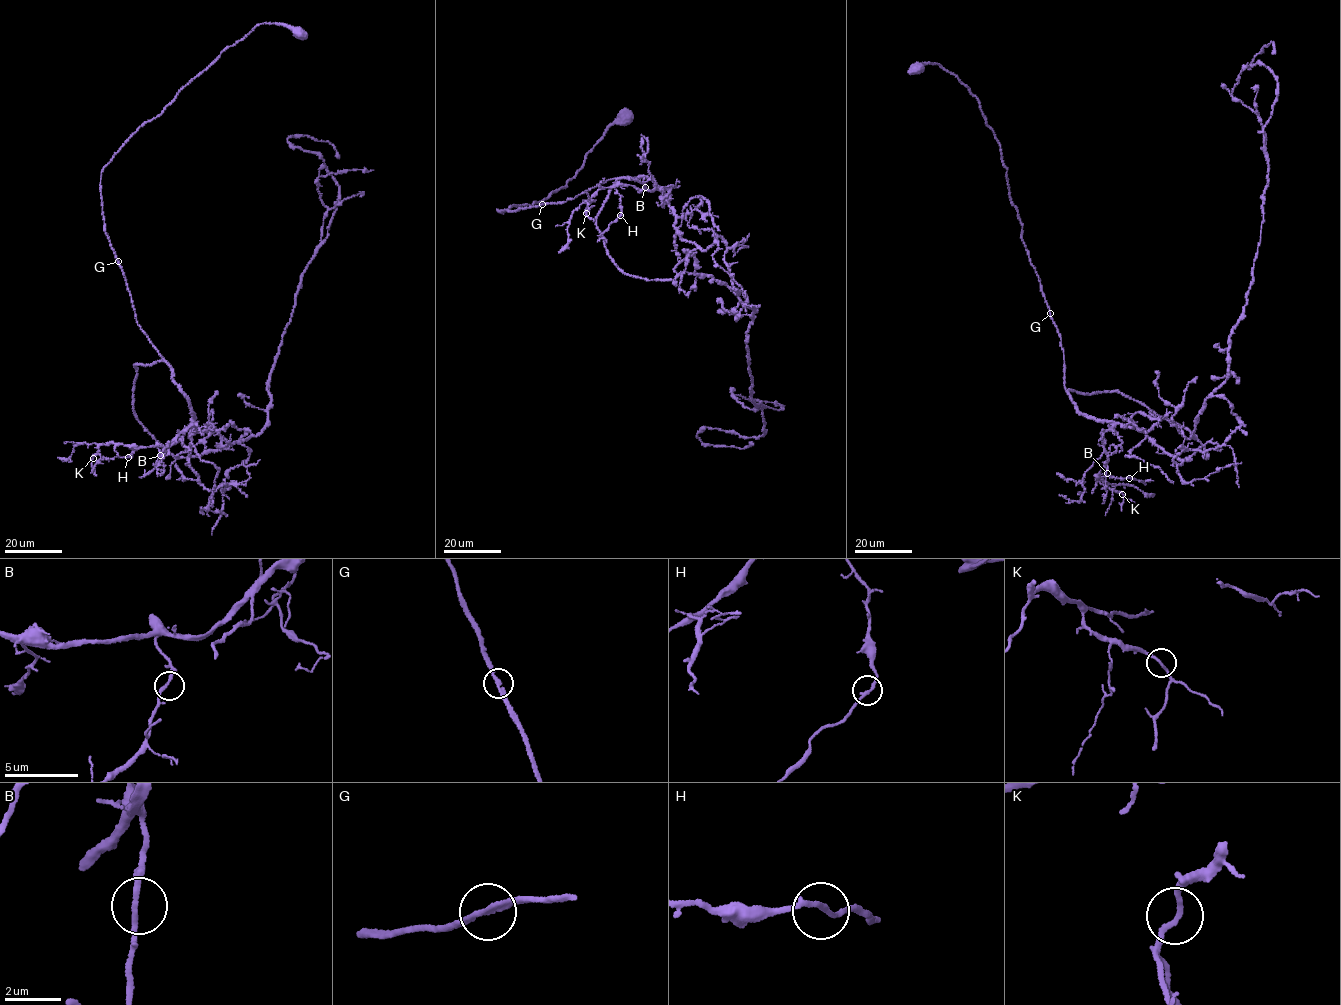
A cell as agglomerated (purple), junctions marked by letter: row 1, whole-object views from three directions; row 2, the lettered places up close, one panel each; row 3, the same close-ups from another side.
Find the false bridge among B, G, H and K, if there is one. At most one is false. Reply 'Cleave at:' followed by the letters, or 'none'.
Cleave at: none

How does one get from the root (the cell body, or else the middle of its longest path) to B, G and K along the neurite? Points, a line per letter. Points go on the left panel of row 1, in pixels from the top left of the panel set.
B: (298, 32), (258, 25), (102, 172), (105, 232), (136, 321), (193, 417), (157, 447), (160, 455)
G: (298, 32), (283, 24), (258, 25), (144, 123), (103, 168), (105, 230), (118, 261)
K: (298, 32), (258, 25), (103, 169), (105, 232), (136, 321), (194, 424), (165, 446), (99, 445), (93, 458)

